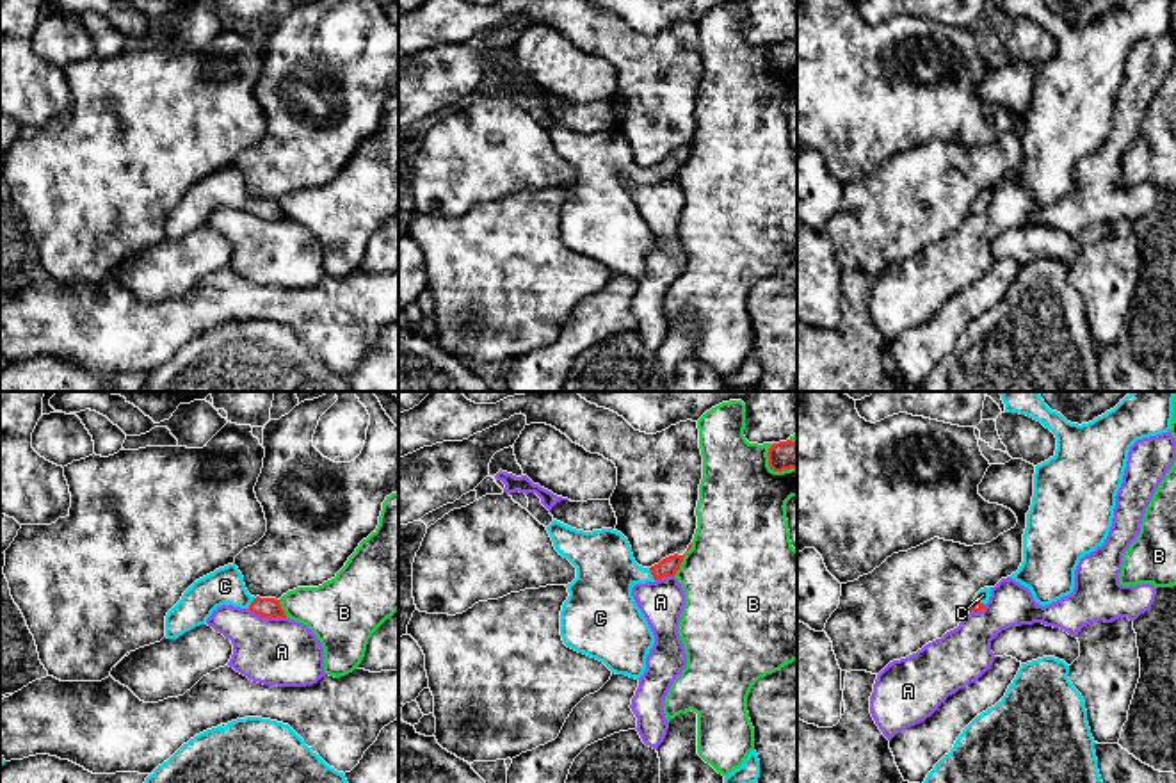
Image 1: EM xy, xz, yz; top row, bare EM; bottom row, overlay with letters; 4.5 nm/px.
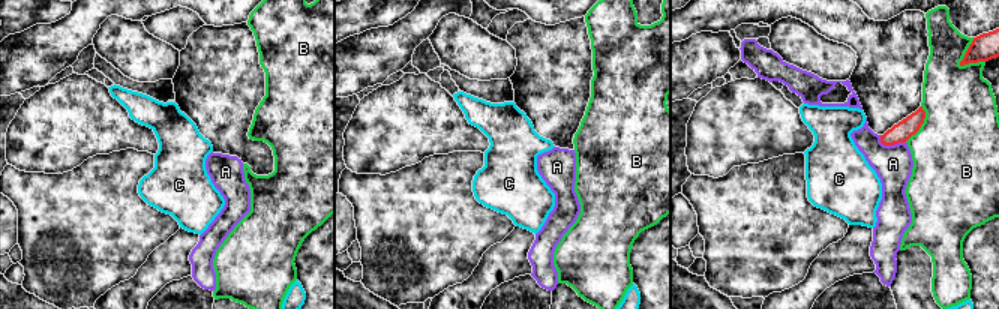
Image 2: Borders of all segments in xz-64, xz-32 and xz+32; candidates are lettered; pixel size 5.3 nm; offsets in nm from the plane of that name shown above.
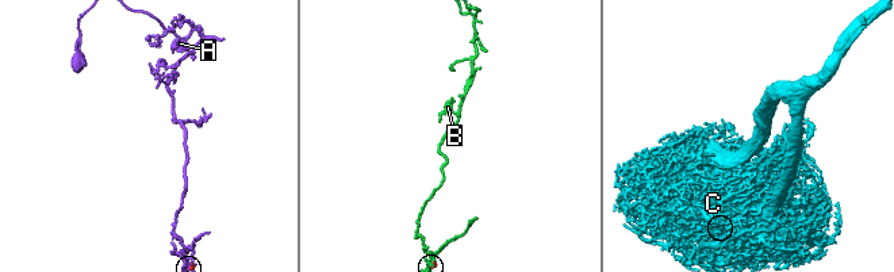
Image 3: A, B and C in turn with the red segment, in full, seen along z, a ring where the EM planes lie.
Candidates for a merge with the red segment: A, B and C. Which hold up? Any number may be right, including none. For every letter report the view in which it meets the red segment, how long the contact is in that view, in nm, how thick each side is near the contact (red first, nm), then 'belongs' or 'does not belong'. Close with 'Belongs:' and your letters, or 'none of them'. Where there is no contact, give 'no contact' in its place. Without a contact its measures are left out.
A: xy | 180 nm | 100/300 nm | does not belong
B: xz | 180 nm | 90/460 nm | does not belong
C: xz | 70 nm | 90/280 nm | belongs
Belongs: C

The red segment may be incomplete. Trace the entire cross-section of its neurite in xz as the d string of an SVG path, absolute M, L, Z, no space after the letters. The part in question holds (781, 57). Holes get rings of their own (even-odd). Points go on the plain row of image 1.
M786 41L769 50L769 68L774 73L797 69L797 43Z

